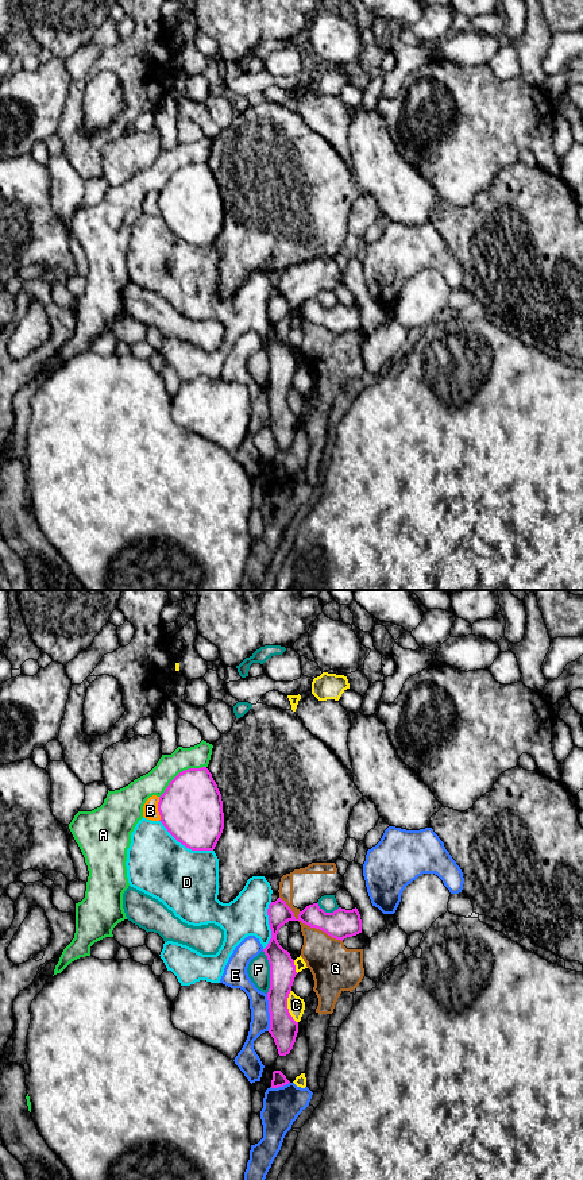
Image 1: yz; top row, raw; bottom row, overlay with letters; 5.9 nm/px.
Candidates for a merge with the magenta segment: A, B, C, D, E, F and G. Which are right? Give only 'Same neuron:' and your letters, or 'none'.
Same neuron: none

